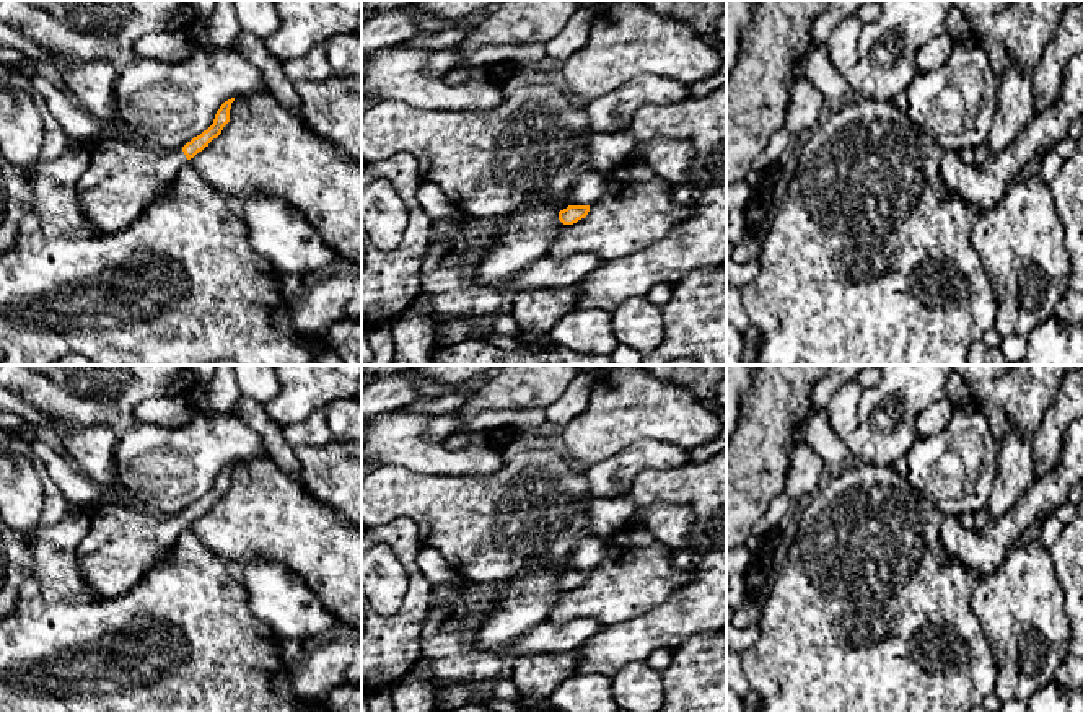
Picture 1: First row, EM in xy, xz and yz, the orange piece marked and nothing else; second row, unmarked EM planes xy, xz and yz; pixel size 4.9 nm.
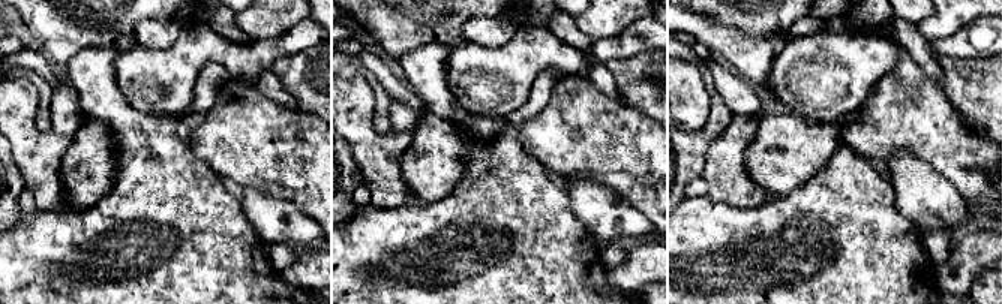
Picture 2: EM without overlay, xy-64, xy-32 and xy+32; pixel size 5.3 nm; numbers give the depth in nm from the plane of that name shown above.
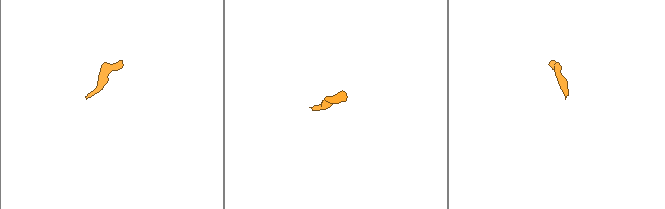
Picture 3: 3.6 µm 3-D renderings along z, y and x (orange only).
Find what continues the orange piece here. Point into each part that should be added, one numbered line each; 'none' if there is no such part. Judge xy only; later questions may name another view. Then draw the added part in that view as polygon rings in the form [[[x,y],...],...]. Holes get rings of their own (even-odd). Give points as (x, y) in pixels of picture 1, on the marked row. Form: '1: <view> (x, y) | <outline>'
1: xy (124, 176) | [[[99,137],[91,143],[90,166],[77,182],[77,200],[99,236],[114,235],[135,222],[171,186],[187,161],[182,148],[160,153],[137,138]]]

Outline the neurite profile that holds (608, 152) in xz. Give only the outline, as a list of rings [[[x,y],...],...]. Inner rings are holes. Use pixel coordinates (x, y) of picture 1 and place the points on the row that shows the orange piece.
[[[629,127],[620,132],[593,135],[590,140],[590,169],[607,176],[625,165],[635,143],[637,138]]]

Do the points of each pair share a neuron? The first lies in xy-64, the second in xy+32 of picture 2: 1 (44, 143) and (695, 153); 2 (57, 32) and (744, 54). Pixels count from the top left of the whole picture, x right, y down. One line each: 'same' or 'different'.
1: different
2: different

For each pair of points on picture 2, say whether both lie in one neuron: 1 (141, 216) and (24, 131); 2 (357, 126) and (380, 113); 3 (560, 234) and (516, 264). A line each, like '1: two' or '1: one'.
1: two
2: two
3: one

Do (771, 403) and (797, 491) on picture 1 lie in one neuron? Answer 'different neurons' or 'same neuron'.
different neurons

